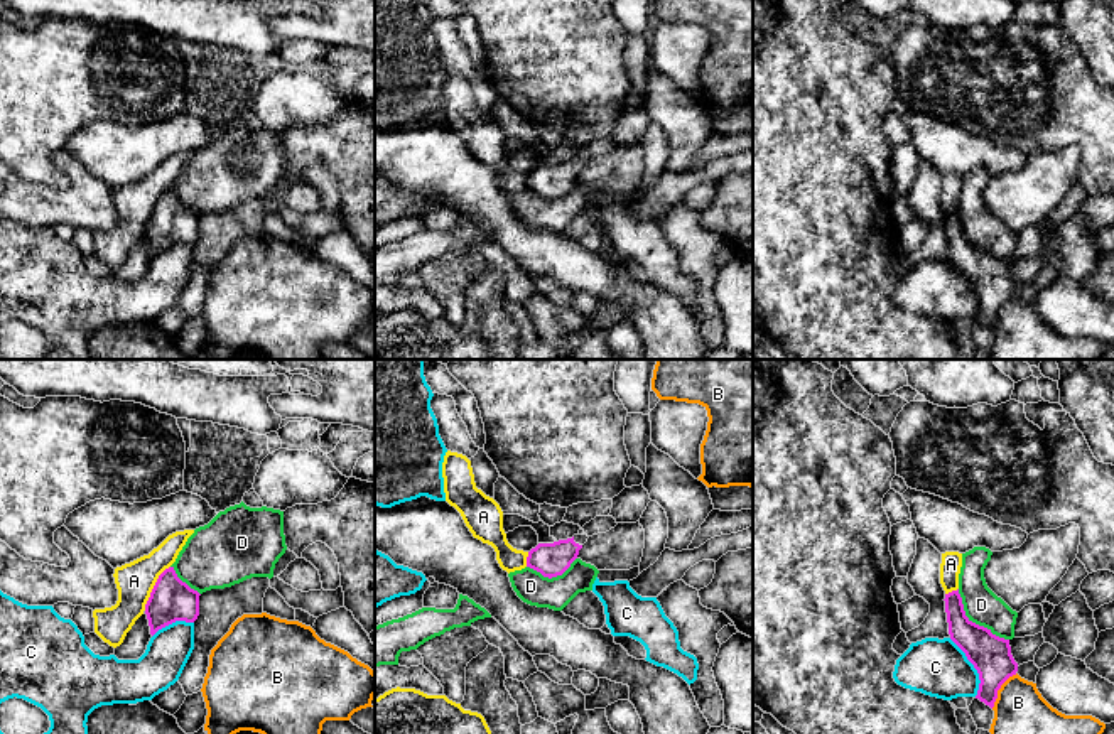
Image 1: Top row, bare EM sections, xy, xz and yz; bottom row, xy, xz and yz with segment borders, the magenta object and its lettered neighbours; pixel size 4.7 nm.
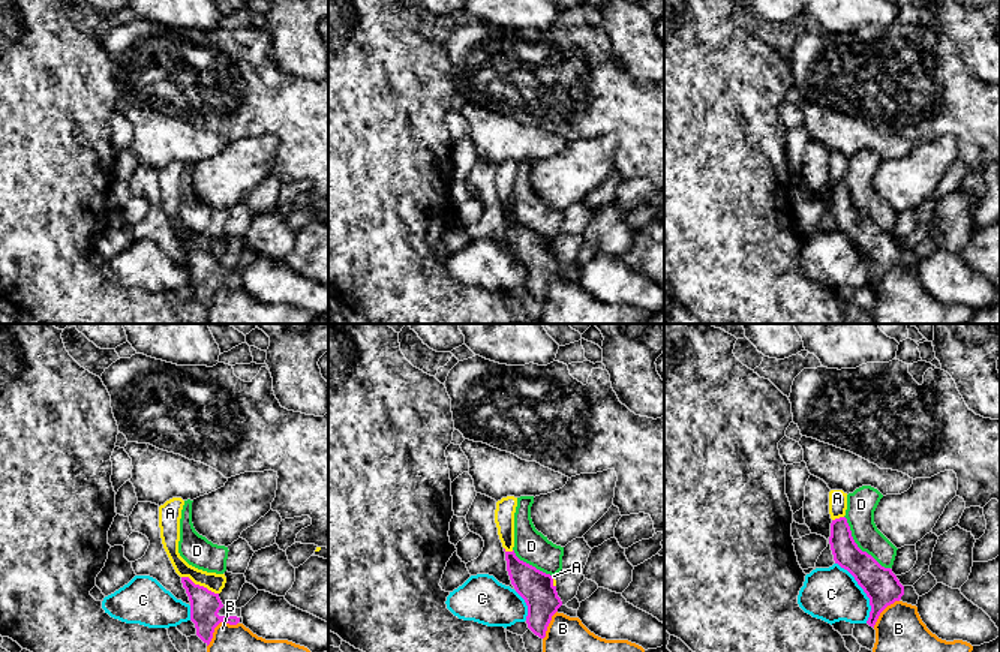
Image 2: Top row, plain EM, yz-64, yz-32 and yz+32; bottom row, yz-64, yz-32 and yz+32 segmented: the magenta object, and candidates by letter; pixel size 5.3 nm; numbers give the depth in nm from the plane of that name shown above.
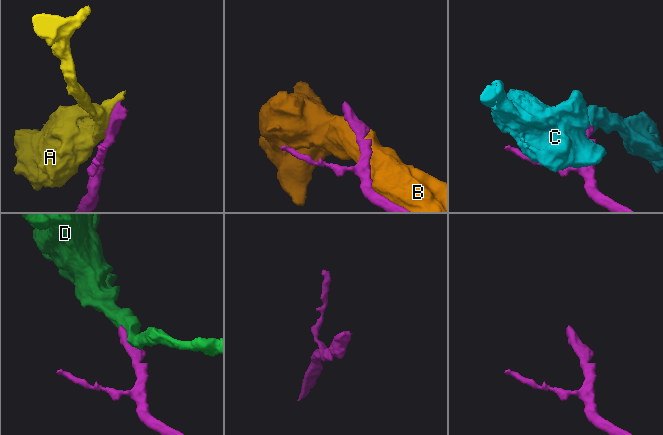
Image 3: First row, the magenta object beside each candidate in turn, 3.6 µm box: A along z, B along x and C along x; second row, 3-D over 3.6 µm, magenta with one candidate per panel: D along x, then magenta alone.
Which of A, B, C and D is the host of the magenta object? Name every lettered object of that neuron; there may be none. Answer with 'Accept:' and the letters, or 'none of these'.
Accept: none of these

